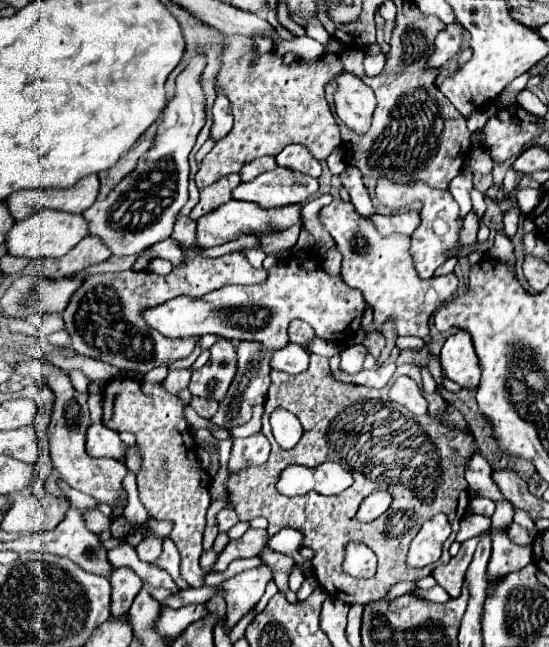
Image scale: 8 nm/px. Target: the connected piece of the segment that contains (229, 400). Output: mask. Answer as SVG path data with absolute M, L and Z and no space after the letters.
M254 341L238 343L236 351L238 351L238 371L236 371L236 377L234 377L226 397L220 401L220 407L218 407L216 415L210 419L214 425L226 427L226 429L232 429L236 425L244 425L246 421L250 421L252 407L264 403L268 387L270 387L270 365L268 363L270 363L272 353L262 343L254 343Z

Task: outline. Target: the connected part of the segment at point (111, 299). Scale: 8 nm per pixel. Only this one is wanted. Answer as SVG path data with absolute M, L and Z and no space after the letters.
M190 217L176 219L172 239L178 239L183 246L191 248L186 254L186 263L178 269L172 269L172 273L164 277L136 271L100 273L88 277L80 285L80 289L72 295L68 307L62 313L66 331L72 339L72 349L78 355L86 355L120 369L140 373L148 373L150 369L160 365L172 365L174 361L194 351L196 339L184 337L182 341L174 341L162 337L158 331L146 325L142 311L154 305L162 305L168 299L180 295L204 297L206 293L222 289L226 285L254 285L268 277L266 269L254 269L242 253L228 253L218 259L202 259L201 247L196 243L196 221L192 221Z

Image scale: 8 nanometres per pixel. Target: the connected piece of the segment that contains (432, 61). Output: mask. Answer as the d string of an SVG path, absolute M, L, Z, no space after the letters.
M452 23L448 25L442 33L438 33L436 41L434 41L434 53L432 57L428 57L426 61L426 69L436 69L440 65L444 65L452 55L456 55L460 51L460 43L462 43L462 25L460 23Z

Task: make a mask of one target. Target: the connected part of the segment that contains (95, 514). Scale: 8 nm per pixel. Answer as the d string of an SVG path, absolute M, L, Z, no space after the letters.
M98 509L88 511L88 513L84 515L84 521L86 521L86 527L88 527L90 531L94 531L94 533L100 533L100 531L104 531L104 529L110 527L110 519L104 517Z

